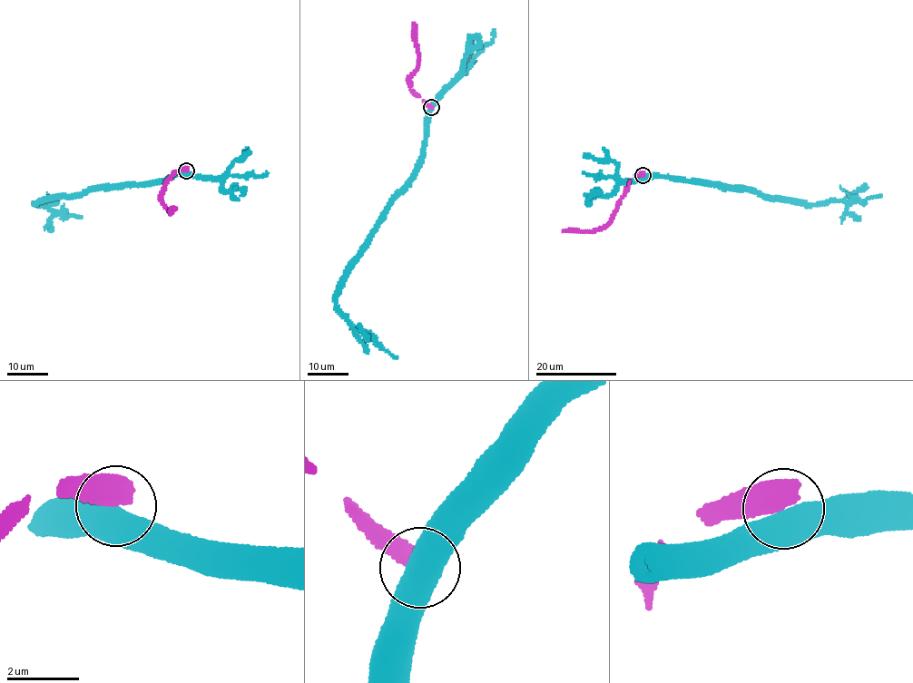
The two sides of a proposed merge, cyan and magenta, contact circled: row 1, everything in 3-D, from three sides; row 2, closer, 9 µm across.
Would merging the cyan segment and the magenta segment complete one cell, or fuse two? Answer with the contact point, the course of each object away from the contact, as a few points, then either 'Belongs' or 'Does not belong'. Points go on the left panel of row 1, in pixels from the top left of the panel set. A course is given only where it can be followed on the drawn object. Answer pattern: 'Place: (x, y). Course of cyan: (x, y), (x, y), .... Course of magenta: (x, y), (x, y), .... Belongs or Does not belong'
Place: (186, 170). Course of cyan: (186, 170), (163, 180), (101, 189), (34, 204), (81, 217). Course of magenta: (186, 170), (176, 170), (165, 185), (161, 203), (169, 212), (173, 208). Does not belong

